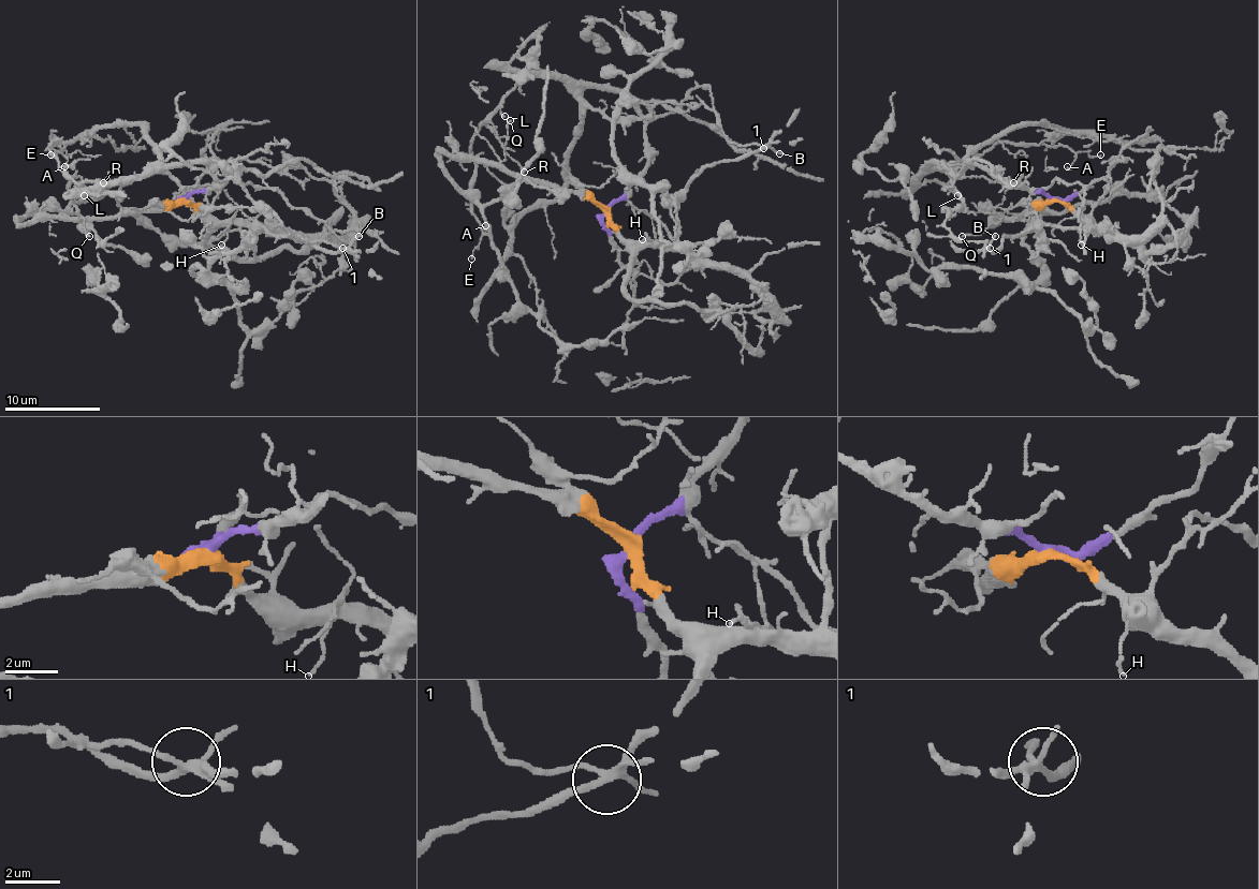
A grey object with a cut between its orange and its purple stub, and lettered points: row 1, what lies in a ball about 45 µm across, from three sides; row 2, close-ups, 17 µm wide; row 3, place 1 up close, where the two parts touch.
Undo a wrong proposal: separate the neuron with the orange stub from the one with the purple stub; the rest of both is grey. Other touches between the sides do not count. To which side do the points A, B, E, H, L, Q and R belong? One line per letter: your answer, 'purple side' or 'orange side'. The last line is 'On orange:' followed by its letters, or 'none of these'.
A: purple side
B: orange side
E: purple side
H: orange side
L: purple side
Q: orange side
R: purple side
On orange: B, H, Q

